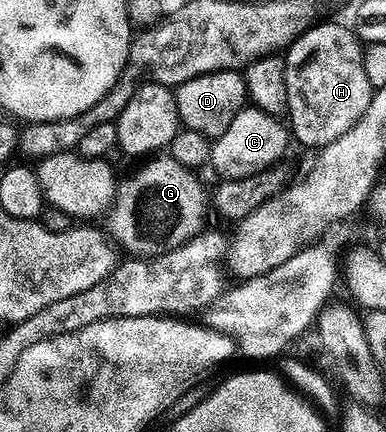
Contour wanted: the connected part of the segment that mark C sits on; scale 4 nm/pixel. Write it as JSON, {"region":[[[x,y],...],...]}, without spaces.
{"region":[[[248,104],[237,111],[237,115],[233,115],[233,123],[229,123],[225,135],[212,140],[210,168],[216,169],[220,178],[229,181],[264,173],[282,162],[279,160],[287,153],[287,141],[289,142],[289,129],[280,118],[258,109],[256,105]]]}

